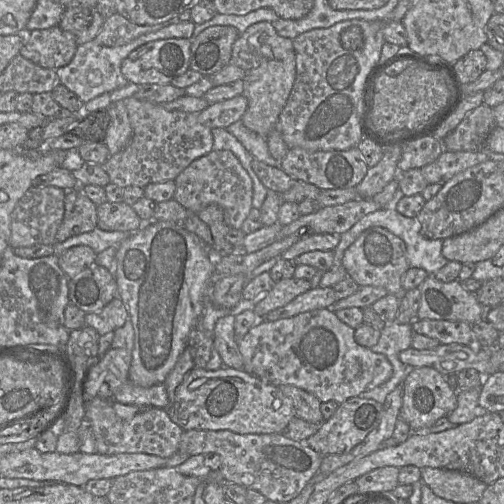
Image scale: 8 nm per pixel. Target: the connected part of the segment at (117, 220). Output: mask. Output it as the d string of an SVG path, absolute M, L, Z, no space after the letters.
M124 201L105 202L97 206L97 227L104 231L131 231L139 229L141 219Z

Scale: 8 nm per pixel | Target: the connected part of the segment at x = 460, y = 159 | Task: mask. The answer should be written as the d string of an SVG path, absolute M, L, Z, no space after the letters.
M485 150L481 152L444 151L437 160L421 168L428 184L444 184L456 174L490 160Z

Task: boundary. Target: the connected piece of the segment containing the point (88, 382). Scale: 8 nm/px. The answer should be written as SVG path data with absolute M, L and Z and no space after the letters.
M110 348L96 364L87 370L84 381L84 396L86 401L99 397L111 404L118 402L124 405L134 405L140 409L154 407L168 408L168 392L164 383L151 387L142 387L129 379L131 359L132 350Z

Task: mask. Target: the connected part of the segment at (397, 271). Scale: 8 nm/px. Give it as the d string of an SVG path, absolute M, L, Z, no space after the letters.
M371 227L345 250L342 266L359 286L383 287L388 294L400 297L402 278L409 268L406 245L402 239L382 227Z

